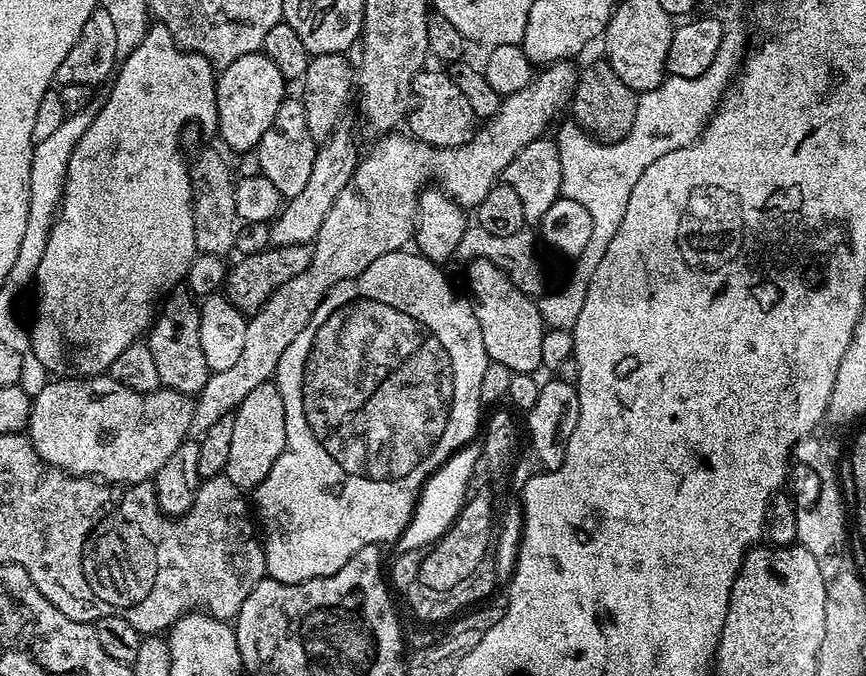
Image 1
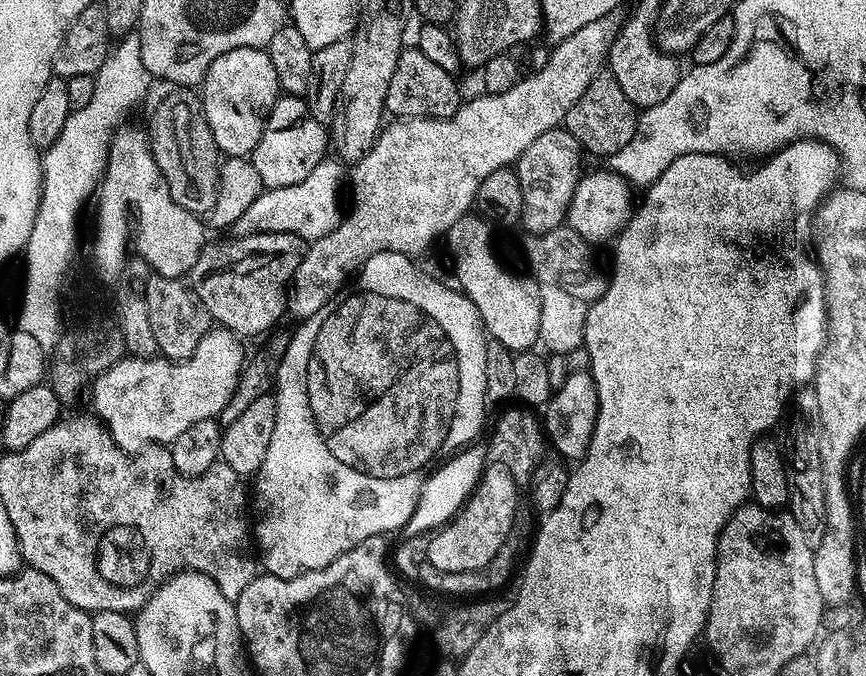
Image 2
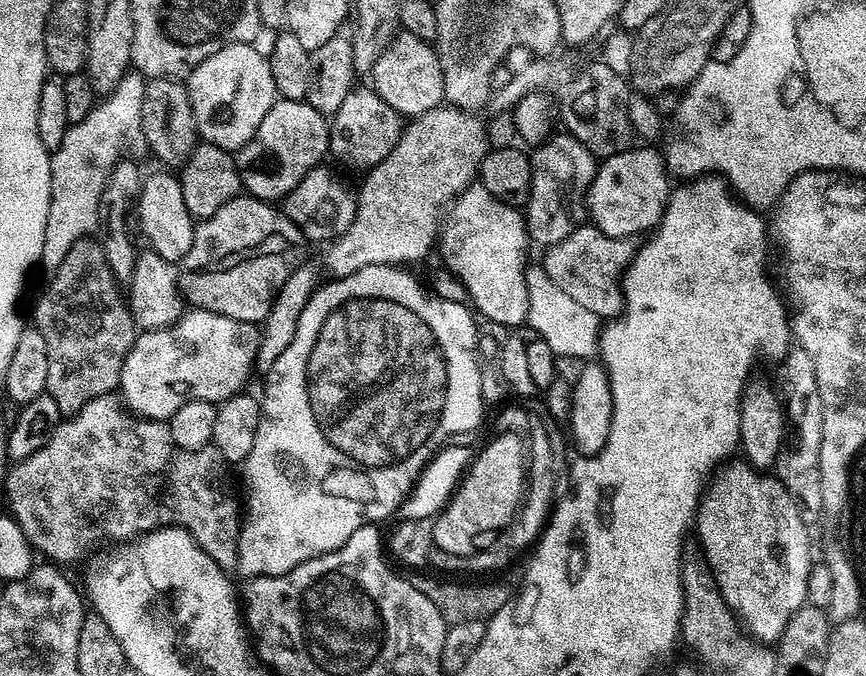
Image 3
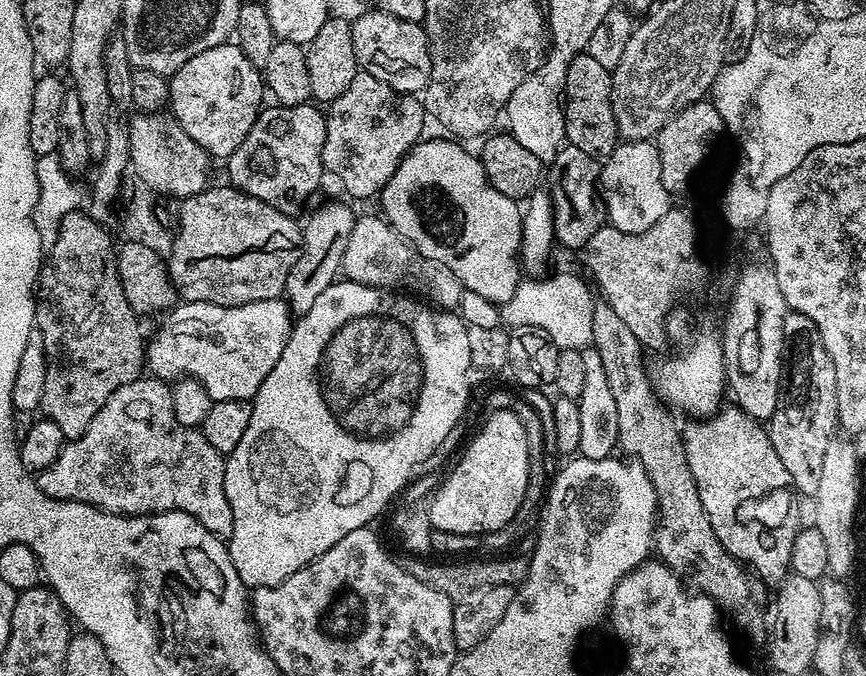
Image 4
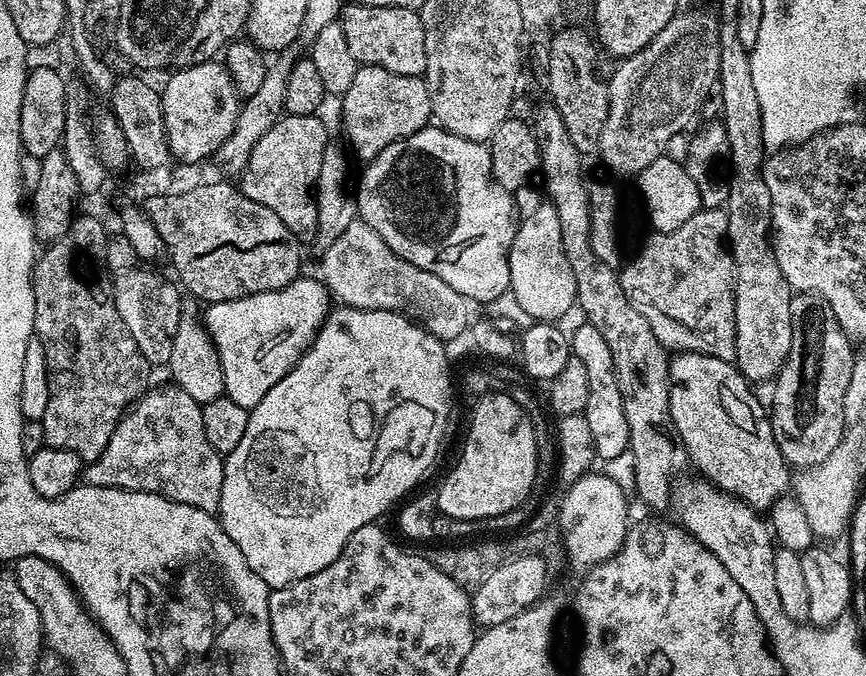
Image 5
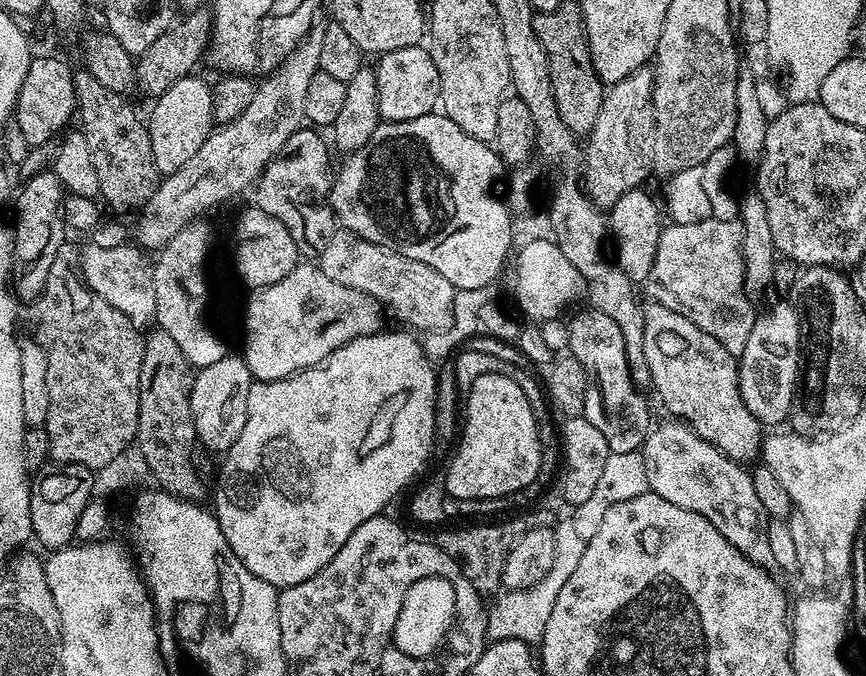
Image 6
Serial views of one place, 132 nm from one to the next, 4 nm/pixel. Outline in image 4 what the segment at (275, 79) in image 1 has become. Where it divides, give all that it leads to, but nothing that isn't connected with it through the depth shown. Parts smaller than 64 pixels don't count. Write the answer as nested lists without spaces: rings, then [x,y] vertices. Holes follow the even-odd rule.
[[[225,42],[210,50],[202,50],[202,54],[194,54],[190,62],[183,64],[177,72],[172,73],[168,80],[168,103],[171,115],[180,123],[182,130],[208,152],[209,157],[227,158],[242,146],[242,138],[250,134],[254,122],[260,116],[266,101],[266,85],[262,79],[261,69],[256,68],[242,54],[240,45],[235,42]]]

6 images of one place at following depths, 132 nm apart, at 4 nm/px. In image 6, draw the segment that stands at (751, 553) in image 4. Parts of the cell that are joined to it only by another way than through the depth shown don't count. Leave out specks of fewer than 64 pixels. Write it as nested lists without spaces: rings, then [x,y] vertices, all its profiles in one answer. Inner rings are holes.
[[[652,302],[644,308],[644,353],[646,366],[650,366],[651,387],[656,388],[661,402],[677,421],[693,428],[732,460],[749,462],[761,455],[762,425],[742,402],[737,357],[718,338],[698,330],[690,318]]]

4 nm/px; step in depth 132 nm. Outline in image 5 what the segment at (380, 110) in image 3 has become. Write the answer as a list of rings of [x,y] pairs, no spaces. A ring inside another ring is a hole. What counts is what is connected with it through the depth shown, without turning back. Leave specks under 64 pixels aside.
[[[361,65],[357,67],[354,79],[348,91],[344,92],[341,99],[344,114],[344,130],[348,138],[351,153],[362,159],[362,162],[373,160],[388,145],[402,137],[427,127],[432,117],[432,103],[427,81],[421,76],[394,74],[380,66]]]

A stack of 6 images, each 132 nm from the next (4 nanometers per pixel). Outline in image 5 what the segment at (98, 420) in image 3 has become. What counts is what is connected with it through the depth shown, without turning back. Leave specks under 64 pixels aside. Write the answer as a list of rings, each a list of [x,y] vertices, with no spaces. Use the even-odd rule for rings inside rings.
[[[166,382],[161,388],[149,387],[125,412],[114,434],[110,434],[106,450],[102,450],[100,457],[83,469],[82,476],[87,483],[94,486],[121,488],[131,492],[153,492],[174,502],[182,502],[186,506],[194,506],[198,510],[216,514],[220,511],[222,498],[224,456],[221,449],[215,448],[210,438],[206,438],[203,407],[176,384]]]

